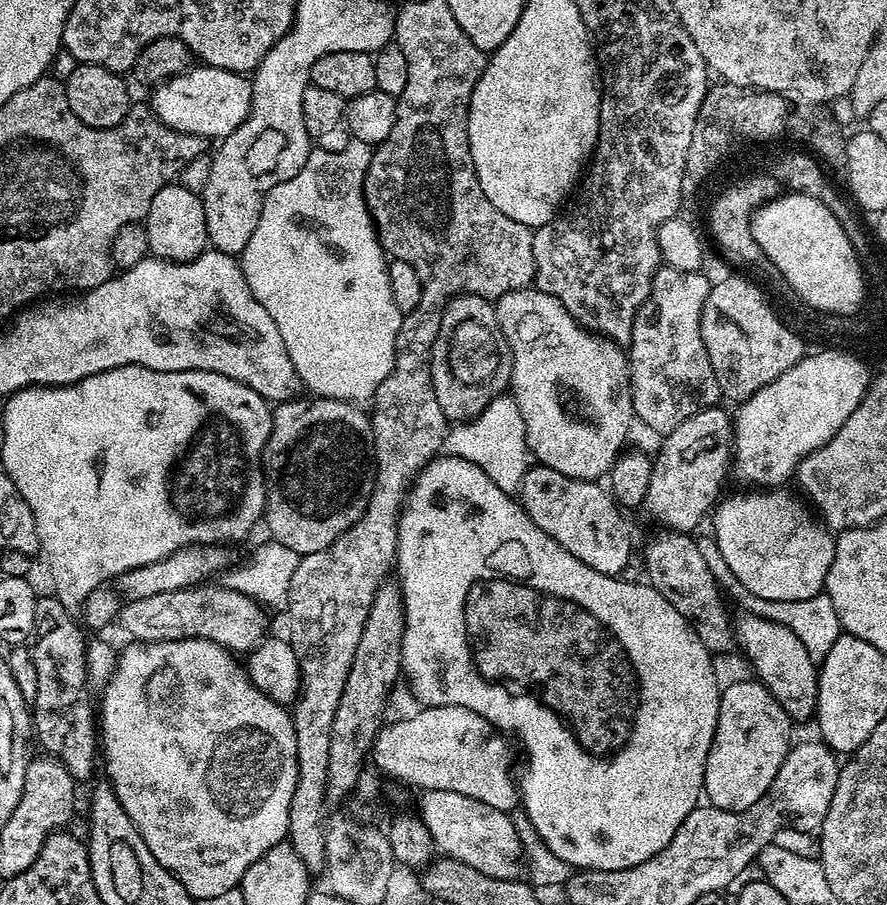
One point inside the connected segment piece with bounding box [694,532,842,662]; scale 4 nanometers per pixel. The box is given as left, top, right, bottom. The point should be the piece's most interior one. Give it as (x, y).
(814, 621)

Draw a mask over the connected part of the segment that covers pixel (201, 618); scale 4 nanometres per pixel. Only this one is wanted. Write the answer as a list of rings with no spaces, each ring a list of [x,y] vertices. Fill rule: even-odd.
[[[205,582],[194,588],[170,590],[166,594],[127,601],[120,610],[119,627],[124,627],[136,642],[198,638],[218,642],[233,654],[251,652],[267,633],[264,632],[268,628],[265,609],[238,590],[225,586],[215,588],[214,585]]]

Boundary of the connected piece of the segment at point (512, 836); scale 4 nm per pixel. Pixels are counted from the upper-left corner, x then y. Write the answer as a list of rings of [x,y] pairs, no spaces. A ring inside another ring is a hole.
[[[449,790],[425,791],[421,796],[418,815],[443,855],[466,862],[466,866],[474,866],[474,870],[482,870],[490,878],[514,880],[521,875],[522,845],[509,813]]]

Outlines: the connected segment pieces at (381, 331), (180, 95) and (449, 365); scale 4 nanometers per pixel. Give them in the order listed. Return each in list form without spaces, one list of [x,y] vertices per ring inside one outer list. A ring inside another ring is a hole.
[[[349,139],[348,145],[337,152],[327,152],[313,147],[311,155],[300,173],[290,178],[289,181],[274,186],[265,194],[257,228],[254,230],[249,244],[238,256],[240,269],[244,271],[244,277],[254,298],[258,298],[258,302],[262,302],[262,306],[266,306],[266,314],[270,314],[270,318],[274,318],[274,326],[278,326],[278,334],[282,334],[282,342],[286,342],[290,362],[294,362],[297,377],[301,381],[304,379],[304,384],[308,388],[320,388],[319,395],[329,400],[371,401],[372,395],[376,393],[380,383],[390,374],[396,357],[396,339],[402,313],[398,310],[398,306],[394,306],[394,294],[390,294],[389,257],[376,237],[376,226],[372,223],[372,216],[368,213],[368,207],[364,201],[364,175],[368,172],[373,151],[373,145],[354,139]]]
[[[193,66],[180,76],[171,76],[151,89],[150,107],[163,124],[186,134],[198,134],[205,138],[223,138],[242,126],[251,110],[252,81],[247,75]]]
[[[453,296],[444,307],[438,338],[432,347],[432,381],[445,421],[471,418],[509,387],[512,351],[498,326],[496,305],[481,296]]]

